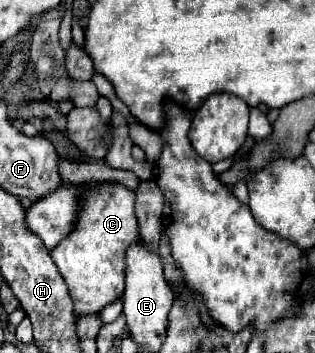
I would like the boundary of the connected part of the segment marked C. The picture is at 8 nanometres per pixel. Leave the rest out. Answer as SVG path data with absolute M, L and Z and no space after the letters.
M93 183L81 199L81 211L73 233L63 239L51 257L67 283L73 299L73 313L97 315L109 303L123 297L125 291L125 251L139 243L139 225L135 217L135 193L119 183Z

